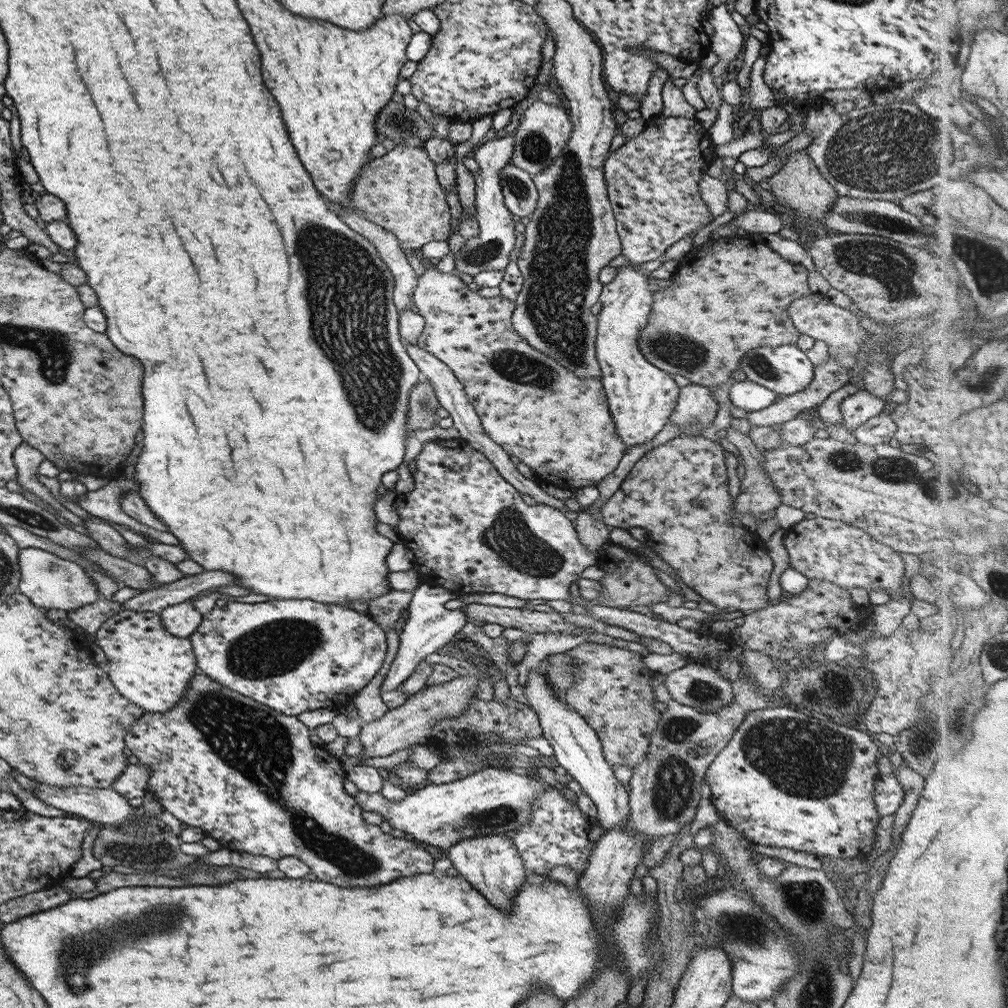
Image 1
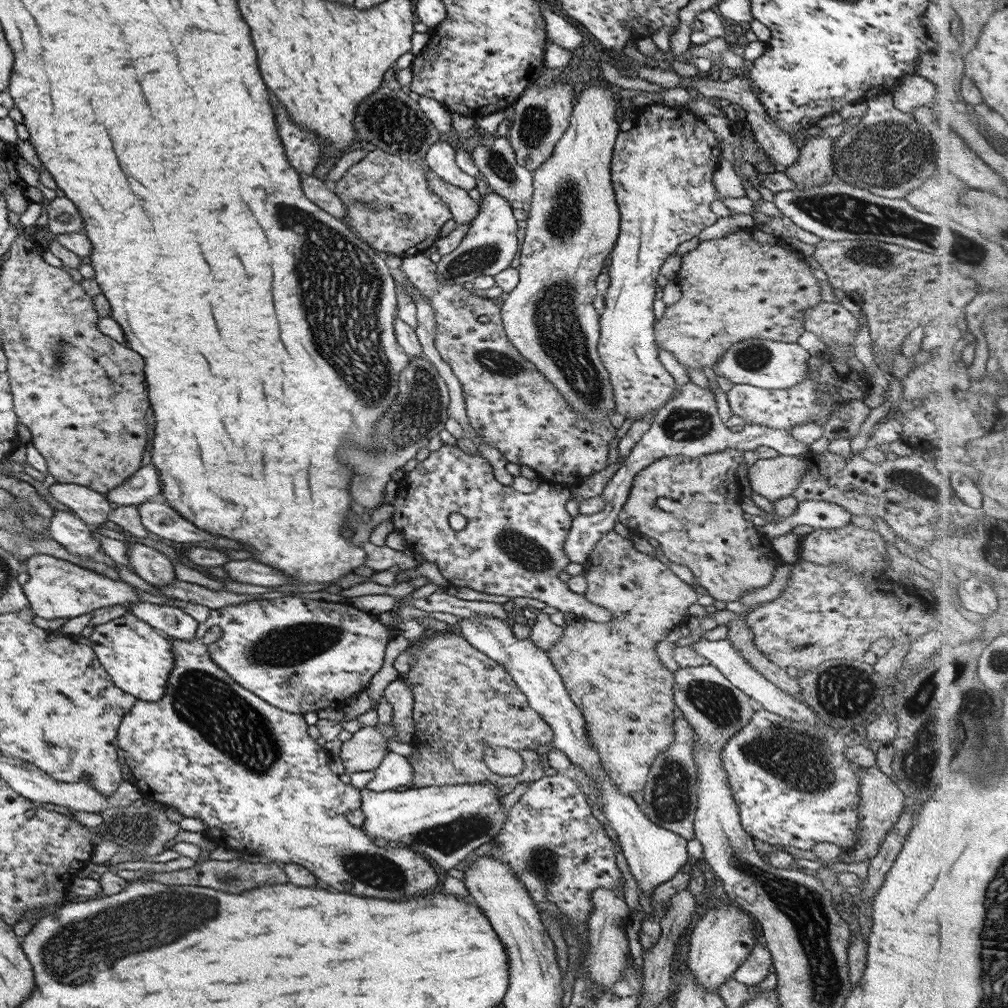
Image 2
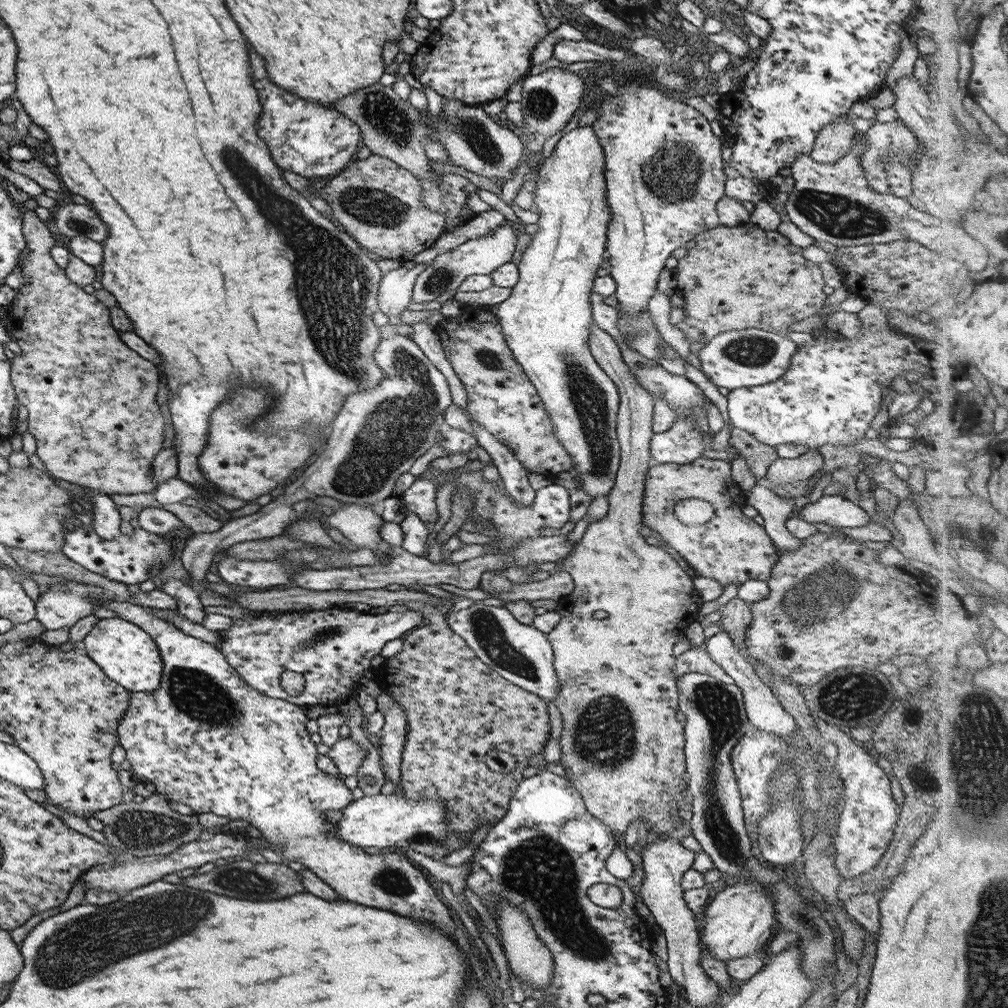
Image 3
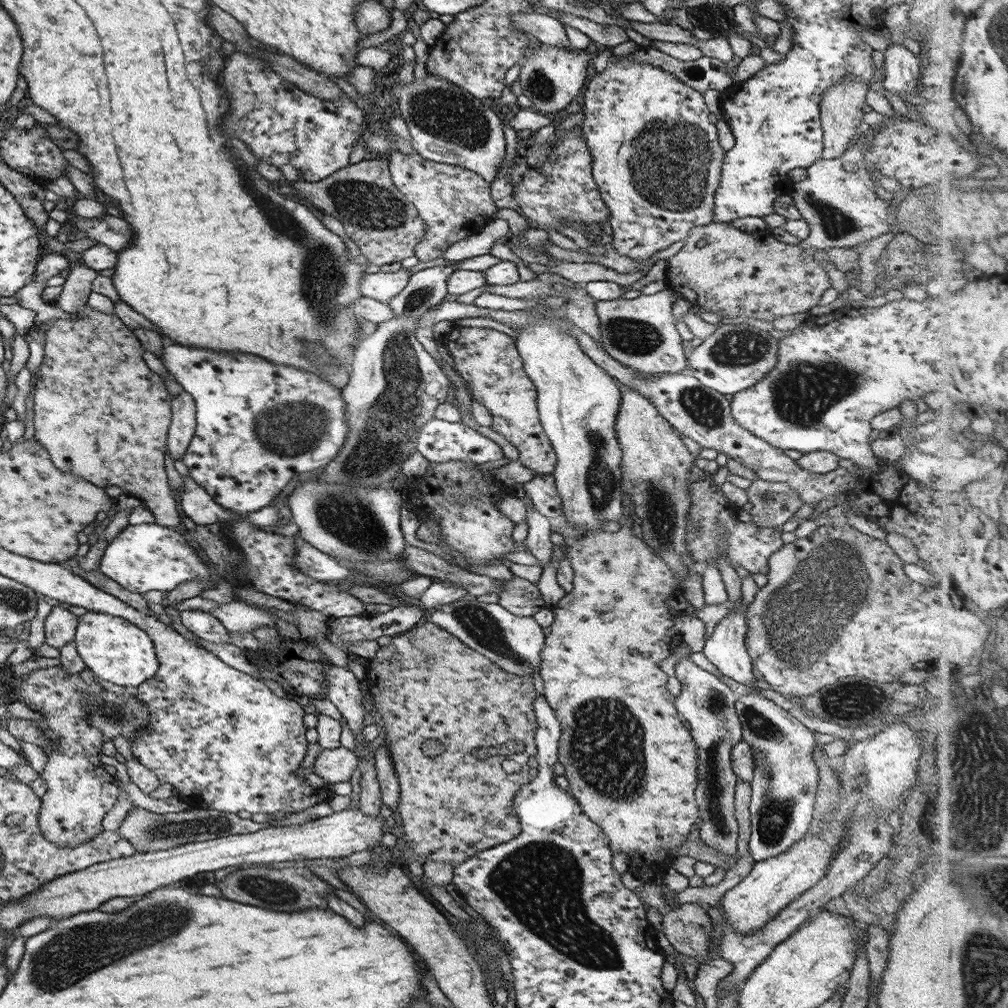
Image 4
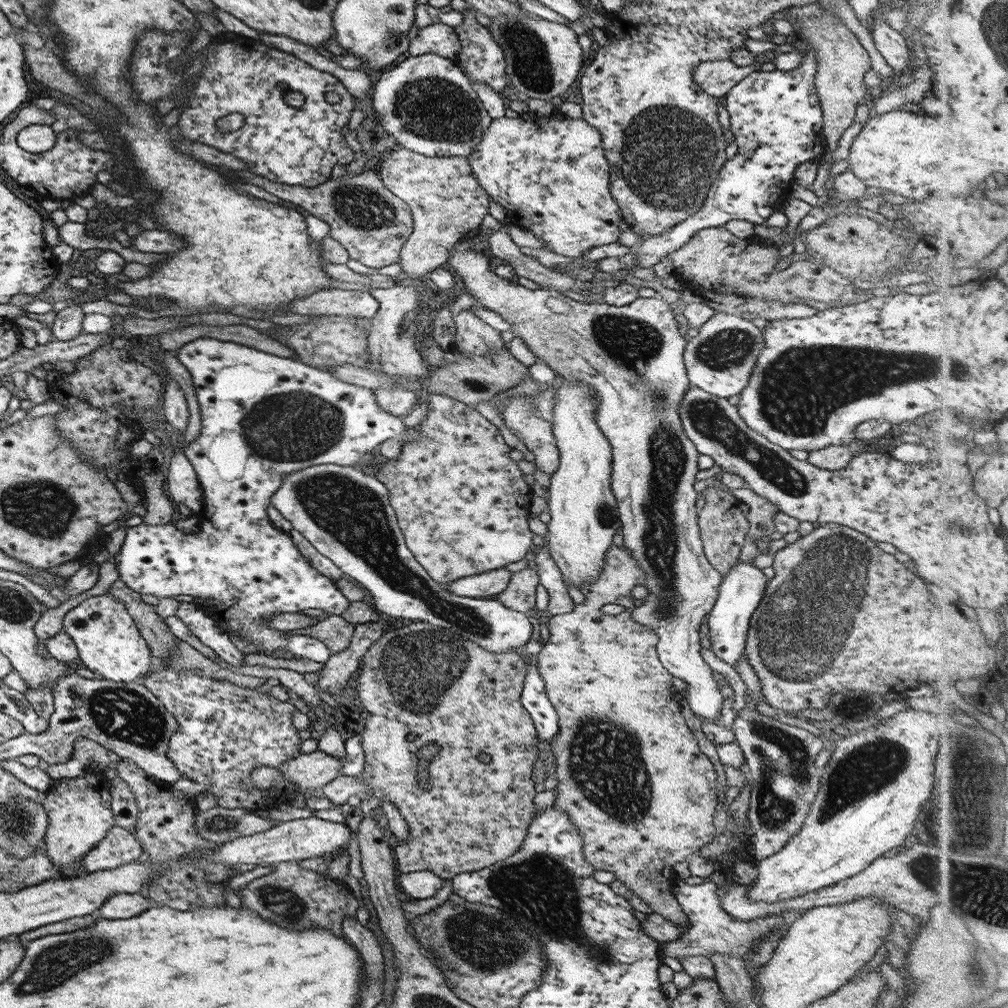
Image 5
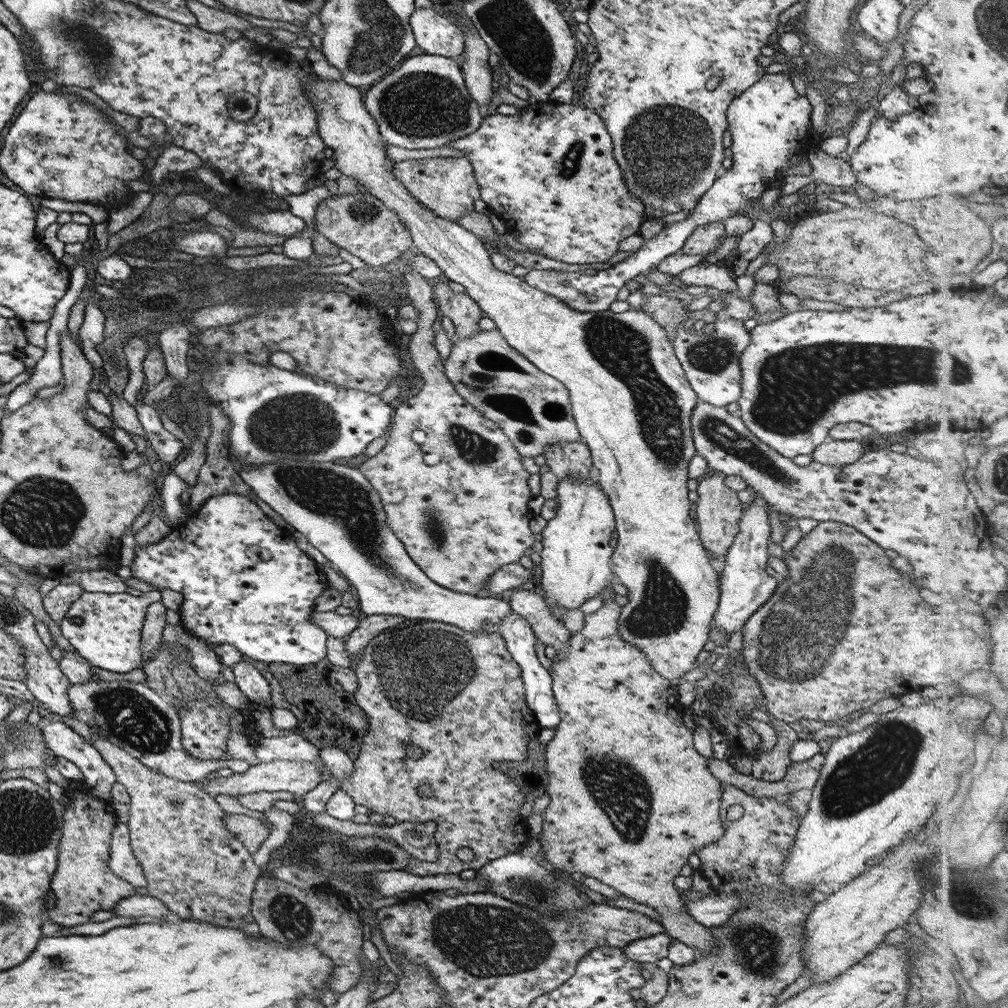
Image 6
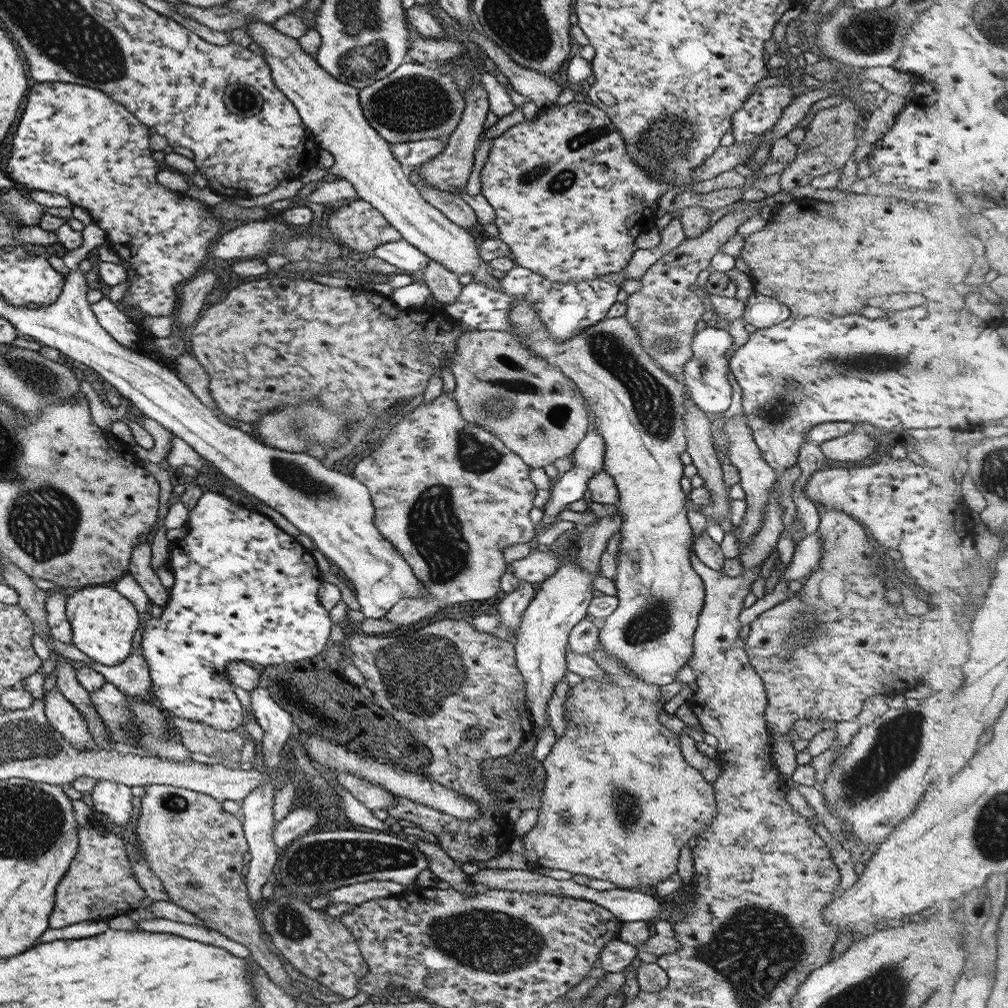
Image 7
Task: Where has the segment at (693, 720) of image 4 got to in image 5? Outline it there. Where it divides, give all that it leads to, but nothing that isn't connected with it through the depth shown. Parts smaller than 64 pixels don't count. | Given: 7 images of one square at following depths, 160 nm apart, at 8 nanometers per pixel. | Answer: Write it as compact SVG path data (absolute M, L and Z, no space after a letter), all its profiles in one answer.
M462 238L458 240L452 250L450 250L449 260L445 264L445 268L449 272L453 272L459 282L462 284L462 288L467 290L467 293L471 293L472 297L478 300L478 306L494 310L497 314L500 314L501 318L506 318L512 324L512 331L515 336L522 338L525 346L536 356L537 362L543 362L549 366L554 372L555 376L560 380L570 383L585 383L593 392L596 401L596 411L594 412L595 426L599 428L599 432L603 434L610 442L611 447L611 476L610 487L613 496L615 497L618 509L618 517L620 520L619 532L623 535L622 545L630 550L631 556L636 560L636 565L643 569L646 576L644 580L644 586L649 593L643 598L641 605L635 606L631 613L631 618L635 622L639 622L641 626L649 628L655 632L657 636L657 645L655 650L659 663L663 666L663 669L667 671L671 676L676 676L683 680L687 685L687 699L689 710L692 710L693 714L705 718L706 722L715 722L719 718L719 710L721 710L724 699L719 694L719 688L715 684L712 671L709 666L703 662L700 654L700 635L699 628L703 622L703 617L707 614L716 596L718 595L718 586L722 581L722 575L717 572L706 559L704 555L701 539L698 533L697 515L700 497L693 489L693 482L696 480L695 474L697 474L697 456L699 453L696 451L695 445L685 437L683 433L683 427L681 427L681 421L677 414L677 407L680 403L680 398L690 385L688 381L686 370L683 364L682 354L684 346L686 345L687 338L683 336L683 332L678 327L679 325L675 321L675 315L677 311L673 311L670 304L660 299L658 296L655 298L635 298L625 306L611 306L607 303L579 303L575 300L570 300L563 296L563 294L556 292L555 290L541 289L539 290L527 290L527 288L521 287L519 284L511 284L509 279L501 279L497 277L494 271L489 271L489 262L487 257L480 253L480 251L473 251L471 246L473 245L472 239Z

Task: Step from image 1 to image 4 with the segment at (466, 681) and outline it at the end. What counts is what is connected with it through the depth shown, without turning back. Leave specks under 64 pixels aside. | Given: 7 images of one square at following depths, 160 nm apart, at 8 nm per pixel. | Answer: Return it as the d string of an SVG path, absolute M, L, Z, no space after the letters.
M339 745L334 749L321 749L311 767L329 786L349 780L356 767L356 757L351 750Z

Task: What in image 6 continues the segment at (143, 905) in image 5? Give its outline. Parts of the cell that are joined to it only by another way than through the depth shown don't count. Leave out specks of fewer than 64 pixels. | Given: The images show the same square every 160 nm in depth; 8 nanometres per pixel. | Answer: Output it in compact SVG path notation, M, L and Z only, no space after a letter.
M133 893L129 898L119 900L112 907L113 914L116 916L129 916L129 918L159 920L161 918L170 918L171 913L161 901L151 896L141 896Z

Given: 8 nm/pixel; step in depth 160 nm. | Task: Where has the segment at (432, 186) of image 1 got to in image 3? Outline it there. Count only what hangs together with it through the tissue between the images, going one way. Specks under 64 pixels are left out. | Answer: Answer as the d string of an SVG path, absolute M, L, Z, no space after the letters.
M371 154L365 160L356 160L346 166L339 174L327 178L325 186L319 189L320 198L331 208L333 218L361 248L373 252L382 259L411 260L415 254L433 246L442 233L445 220L443 214L429 212L419 204L422 193L420 181L383 156Z

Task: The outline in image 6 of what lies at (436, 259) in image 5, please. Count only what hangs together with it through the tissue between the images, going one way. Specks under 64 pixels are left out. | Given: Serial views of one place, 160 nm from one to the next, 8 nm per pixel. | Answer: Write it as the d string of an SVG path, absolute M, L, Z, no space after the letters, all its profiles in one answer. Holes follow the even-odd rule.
M423 158L422 160L403 160L393 164L391 177L401 183L405 190L425 209L435 216L456 222L465 213L475 210L473 203L479 199L473 169L465 158ZM403 272L398 276L400 279L405 280L407 283L407 296L411 301L411 306L417 310L417 317L414 318L416 324L416 330L412 333L408 342L408 352L411 357L411 364L415 366L415 370L419 371L423 380L420 391L414 395L414 397L407 398L406 402L403 402L399 406L395 406L395 412L392 412L391 420L389 423L389 430L387 431L387 443L376 455L367 457L367 459L359 465L357 469L365 476L365 478L371 483L373 489L379 494L380 501L382 502L383 510L385 511L386 526L391 529L391 532L403 543L406 553L409 558L419 568L439 586L448 588L456 593L470 594L475 596L484 595L484 584L490 574L493 574L500 566L517 562L519 557L525 552L525 548L529 548L533 541L538 538L531 531L529 531L529 509L527 508L527 502L532 498L529 493L529 487L527 487L528 467L527 464L522 464L521 457L515 447L511 444L511 441L503 434L499 428L493 424L492 420L487 420L483 416L480 416L476 410L468 405L452 389L452 384L448 381L448 378L444 375L443 362L440 361L440 356L434 347L434 334L431 326L433 322L440 318L438 308L433 303L433 290L431 285L427 283L425 278L419 276L417 272ZM426 452L434 452L439 456L439 462L430 466L423 462L423 456Z

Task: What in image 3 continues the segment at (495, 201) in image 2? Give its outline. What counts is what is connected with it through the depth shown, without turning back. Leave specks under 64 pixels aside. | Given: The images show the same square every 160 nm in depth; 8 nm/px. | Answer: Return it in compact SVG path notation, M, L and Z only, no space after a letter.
M506 222L486 235L466 240L451 250L438 252L425 270L416 277L410 302L425 303L436 300L437 296L446 297L461 285L465 277L477 274L489 275L497 266L510 260L515 248L515 237Z

